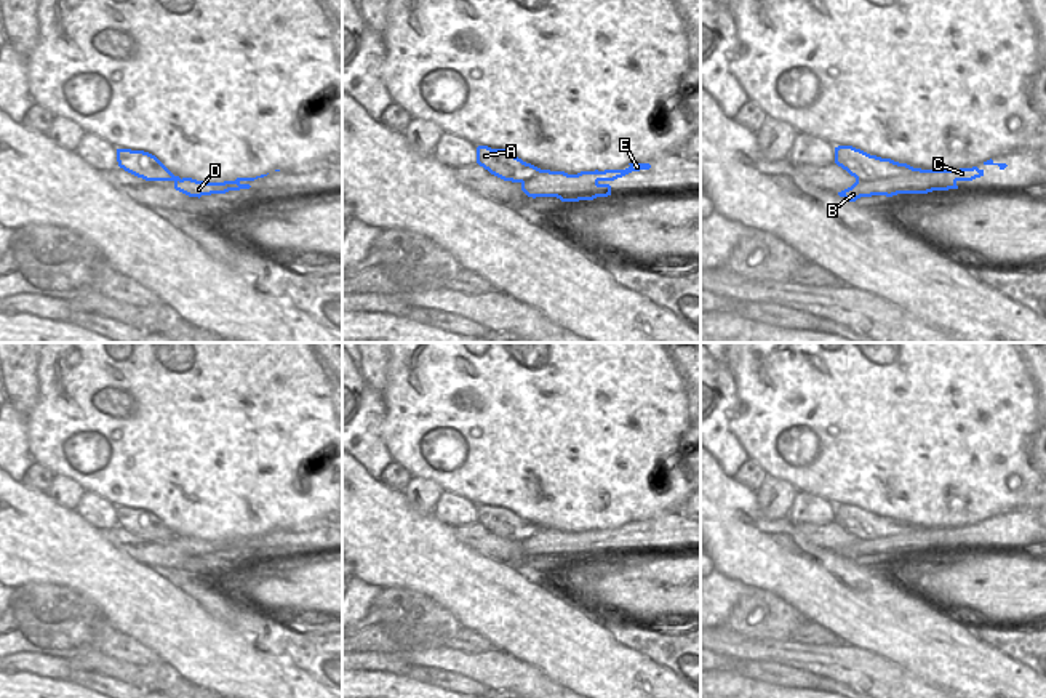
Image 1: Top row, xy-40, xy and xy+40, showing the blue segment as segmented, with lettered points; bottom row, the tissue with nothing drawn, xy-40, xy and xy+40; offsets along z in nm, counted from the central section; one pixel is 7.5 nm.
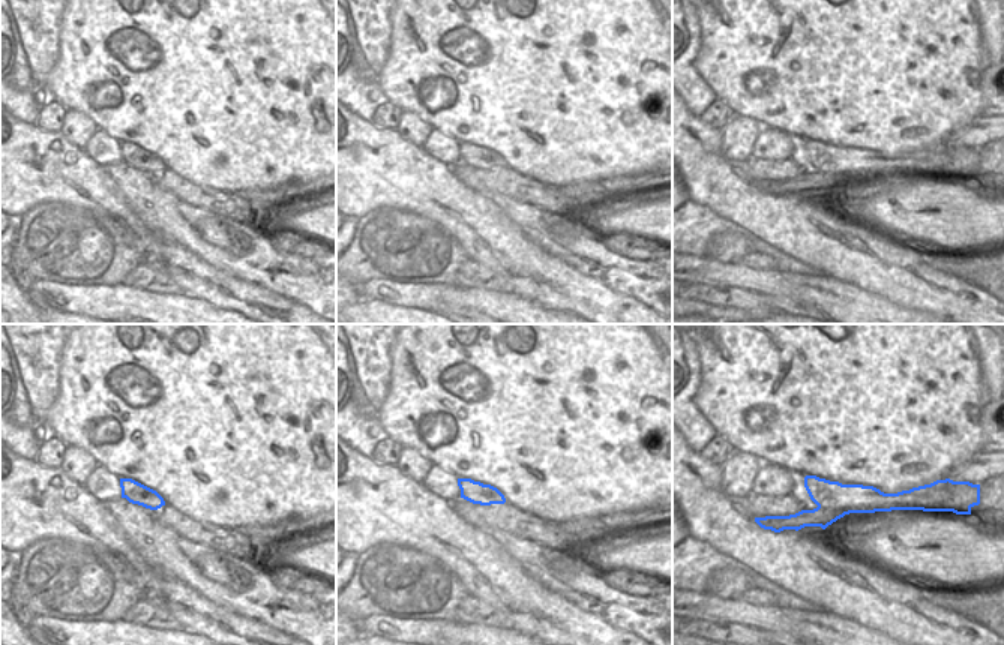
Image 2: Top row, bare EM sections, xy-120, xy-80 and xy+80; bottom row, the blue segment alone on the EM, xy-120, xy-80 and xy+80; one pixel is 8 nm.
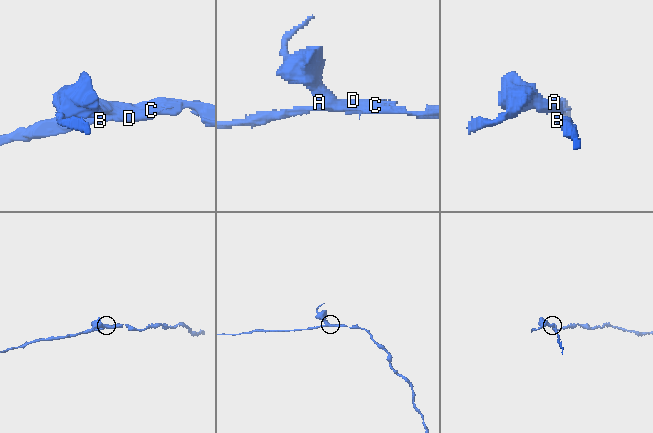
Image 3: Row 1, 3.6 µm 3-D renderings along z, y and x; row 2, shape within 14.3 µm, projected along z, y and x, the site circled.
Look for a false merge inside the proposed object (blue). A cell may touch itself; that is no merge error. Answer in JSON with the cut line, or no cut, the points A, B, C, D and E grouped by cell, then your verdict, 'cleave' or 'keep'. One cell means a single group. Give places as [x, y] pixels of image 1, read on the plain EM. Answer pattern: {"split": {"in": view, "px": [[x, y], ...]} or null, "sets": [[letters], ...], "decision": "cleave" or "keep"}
{"split": {"in": "xy+40", "px": [[856, 538], [898, 537], [926, 541], [952, 540], [955, 543]]}, "sets": [["A", "C", "E"], ["B", "D"]], "decision": "cleave"}

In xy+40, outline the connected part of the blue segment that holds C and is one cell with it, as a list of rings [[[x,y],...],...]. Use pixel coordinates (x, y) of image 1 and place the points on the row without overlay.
[[[852,504],[835,506],[835,522],[846,528],[856,540],[880,540],[883,536],[897,536],[899,540],[918,540],[937,543],[944,540],[972,540],[984,535],[977,525],[960,528],[921,528],[891,517],[870,514]]]

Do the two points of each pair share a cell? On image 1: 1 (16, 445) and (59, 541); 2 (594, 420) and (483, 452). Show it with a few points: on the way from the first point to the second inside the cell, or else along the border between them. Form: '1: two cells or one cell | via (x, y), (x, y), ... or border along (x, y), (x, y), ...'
1: two cells | border along (16, 481), (19, 482)
2: one cell | via (566, 420), (515, 420), (511, 425)

